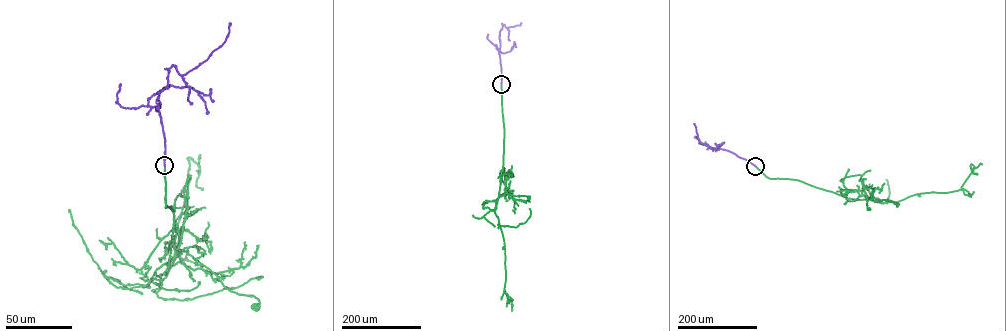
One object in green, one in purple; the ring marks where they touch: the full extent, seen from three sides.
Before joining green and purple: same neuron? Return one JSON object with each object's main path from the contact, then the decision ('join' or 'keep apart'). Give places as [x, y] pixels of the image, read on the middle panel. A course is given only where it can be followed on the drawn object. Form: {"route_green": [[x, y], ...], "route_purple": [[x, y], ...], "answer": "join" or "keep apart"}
{"route_green": [[501, 85], [504, 152], [498, 196], [505, 192], [528, 198]], "route_purple": [[501, 84], [500, 31], [503, 24], [506, 28], [521, 23]], "answer": "join"}

